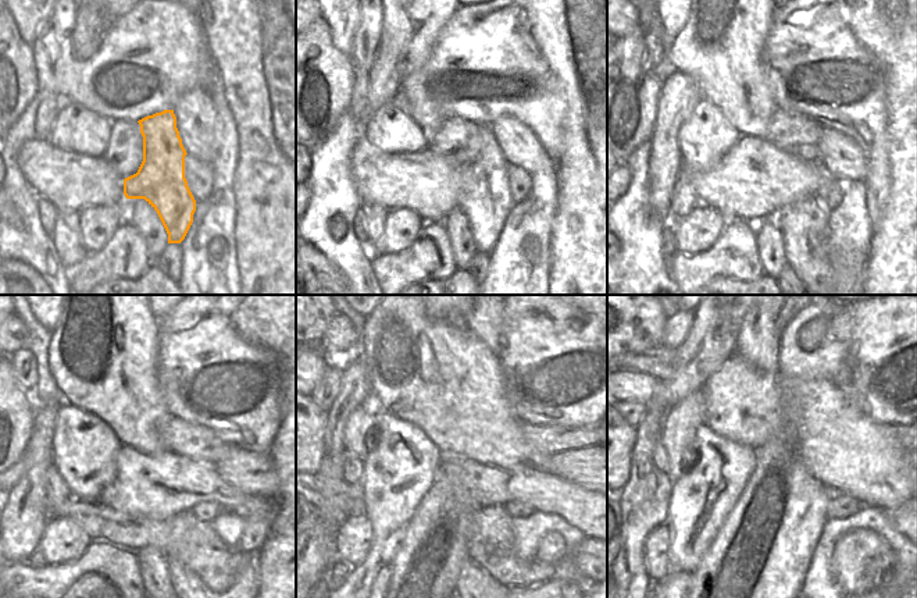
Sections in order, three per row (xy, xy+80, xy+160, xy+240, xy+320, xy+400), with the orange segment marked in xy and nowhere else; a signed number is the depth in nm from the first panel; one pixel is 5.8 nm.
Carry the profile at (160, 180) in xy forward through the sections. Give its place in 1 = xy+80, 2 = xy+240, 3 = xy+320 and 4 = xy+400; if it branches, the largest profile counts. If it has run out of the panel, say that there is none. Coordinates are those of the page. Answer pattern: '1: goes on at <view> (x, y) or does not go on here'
1: goes on at xy+80 (484, 198)
2: goes on at xy+240 (210, 577)
3: goes on at xy+320 (493, 552)
4: does not go on here

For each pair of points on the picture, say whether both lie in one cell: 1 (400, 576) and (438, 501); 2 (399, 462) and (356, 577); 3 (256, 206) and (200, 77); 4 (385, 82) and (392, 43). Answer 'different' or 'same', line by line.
1: same
2: same
3: different
4: same

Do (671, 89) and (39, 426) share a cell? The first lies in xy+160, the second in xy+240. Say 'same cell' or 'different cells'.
same cell

